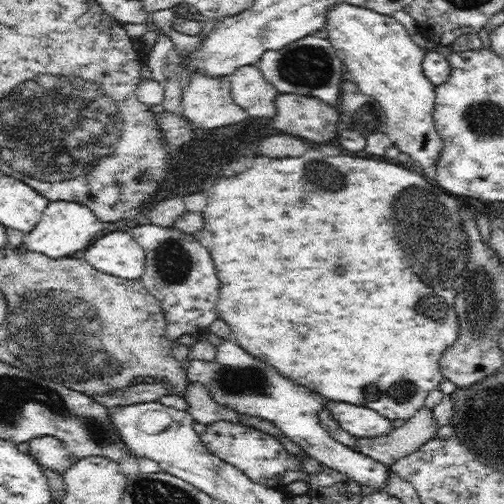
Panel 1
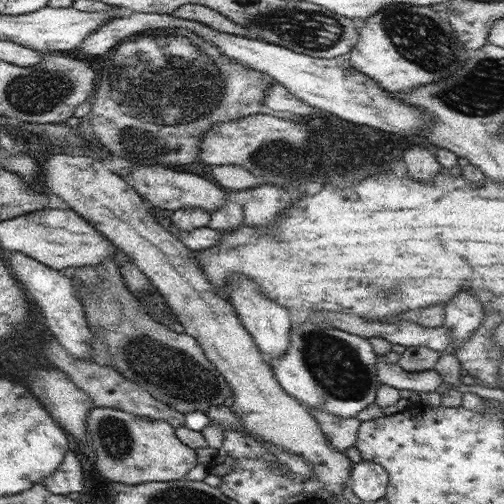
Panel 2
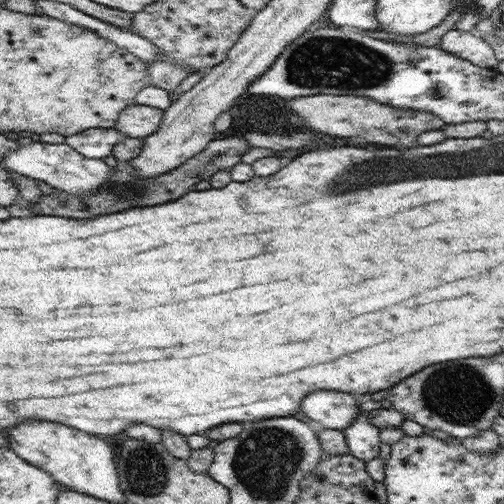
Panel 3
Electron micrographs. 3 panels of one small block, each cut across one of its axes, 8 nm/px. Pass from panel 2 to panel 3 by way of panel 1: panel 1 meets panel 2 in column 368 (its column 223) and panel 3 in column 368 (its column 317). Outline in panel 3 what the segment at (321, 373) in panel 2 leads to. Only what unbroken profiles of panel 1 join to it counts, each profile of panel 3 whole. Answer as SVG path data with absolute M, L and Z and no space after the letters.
M357 396L357 416L353 416L351 424L343 430L345 434L345 442L349 446L351 456L359 458L359 460L371 460L379 454L379 428L373 428L371 424L371 412L379 410L381 402L373 402L367 396Z

